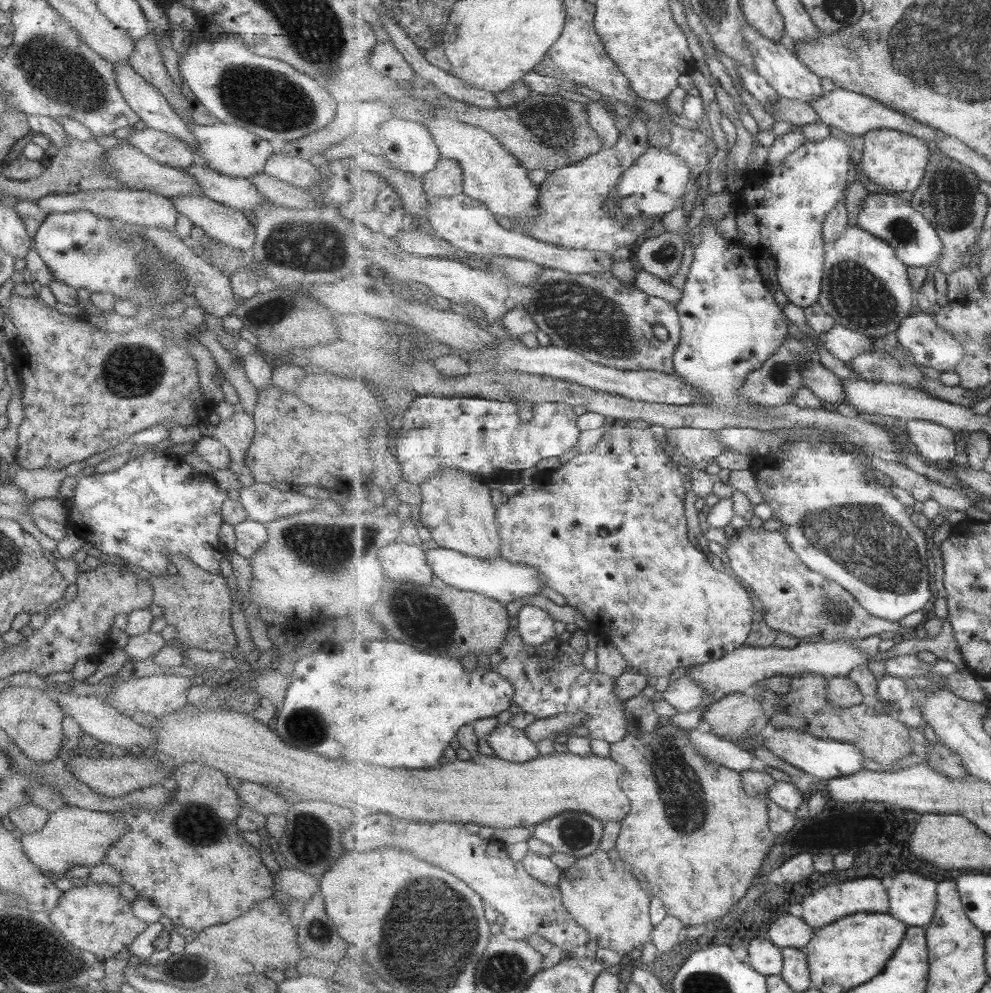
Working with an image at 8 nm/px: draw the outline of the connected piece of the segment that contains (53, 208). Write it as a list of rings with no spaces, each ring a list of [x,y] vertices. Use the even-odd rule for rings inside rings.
[[[86,190],[75,194],[49,195],[38,200],[39,208],[48,216],[54,212],[64,214],[71,210],[88,210],[106,219],[132,224],[137,227],[156,227],[168,231],[175,231],[179,213],[173,207],[172,199],[146,190]]]

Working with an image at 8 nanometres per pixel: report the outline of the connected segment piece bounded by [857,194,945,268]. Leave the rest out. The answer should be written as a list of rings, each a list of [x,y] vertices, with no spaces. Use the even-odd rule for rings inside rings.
[[[870,194],[858,216],[858,226],[868,230],[878,238],[885,239],[897,250],[898,256],[908,266],[928,266],[943,256],[944,240],[938,230],[921,211],[918,211],[912,202],[886,194]]]

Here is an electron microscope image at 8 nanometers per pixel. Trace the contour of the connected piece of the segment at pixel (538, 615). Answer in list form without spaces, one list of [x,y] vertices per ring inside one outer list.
[[[539,606],[522,607],[516,625],[530,646],[541,646],[541,644],[548,643],[560,633],[554,615]]]

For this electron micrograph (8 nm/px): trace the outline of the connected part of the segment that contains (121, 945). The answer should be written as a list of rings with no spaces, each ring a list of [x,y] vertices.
[[[89,880],[79,882],[78,886],[60,896],[57,906],[50,911],[50,920],[66,941],[77,949],[91,952],[101,961],[129,948],[148,926],[148,923],[134,915],[132,903],[122,895],[119,886]]]

